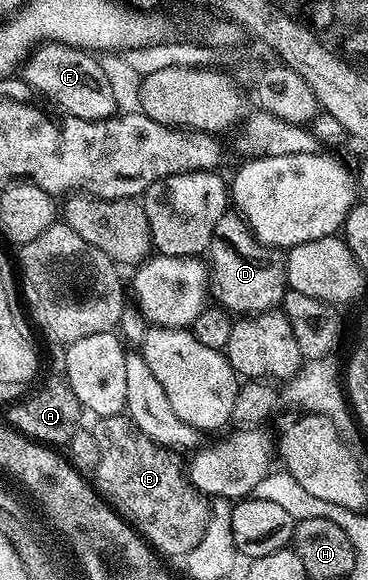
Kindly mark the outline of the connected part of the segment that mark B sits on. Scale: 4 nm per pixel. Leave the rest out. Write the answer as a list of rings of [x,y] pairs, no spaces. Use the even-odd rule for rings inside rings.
[[[128,415],[102,417],[96,424],[97,426],[92,426],[91,429],[99,443],[99,465],[95,474],[96,488],[103,494],[104,500],[112,505],[158,554],[166,558],[167,556],[184,558],[185,554],[193,550],[195,543],[203,539],[203,531],[207,531],[211,501],[190,481],[186,462],[181,462],[182,454],[176,449],[160,445],[143,431],[139,431],[139,427]]]

